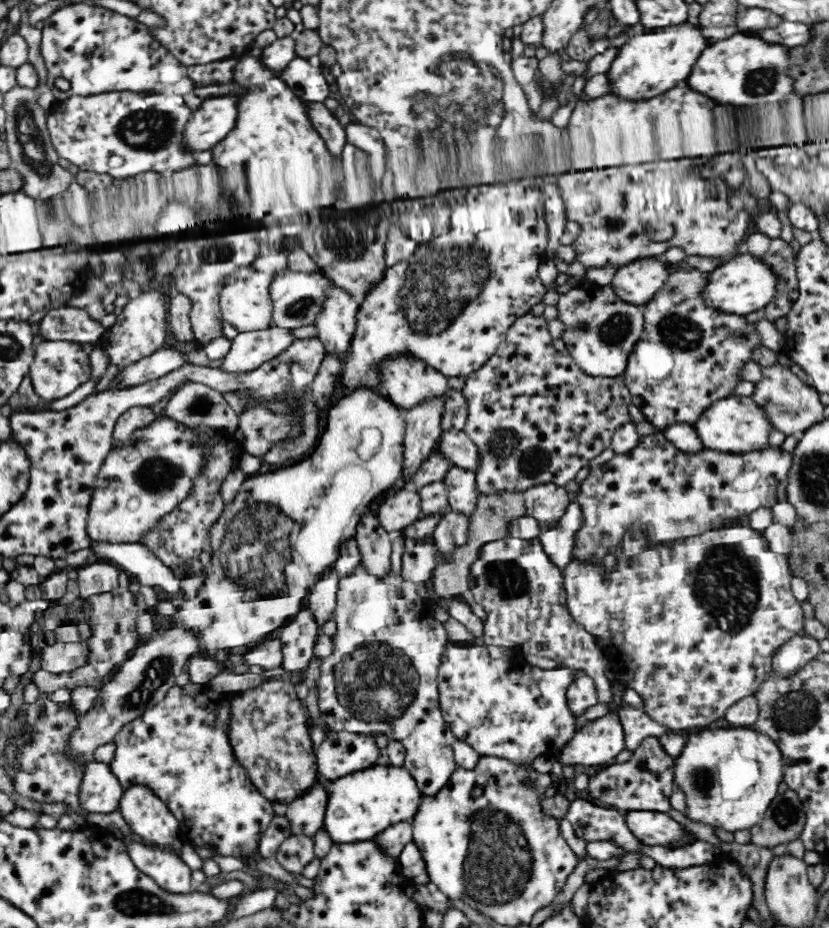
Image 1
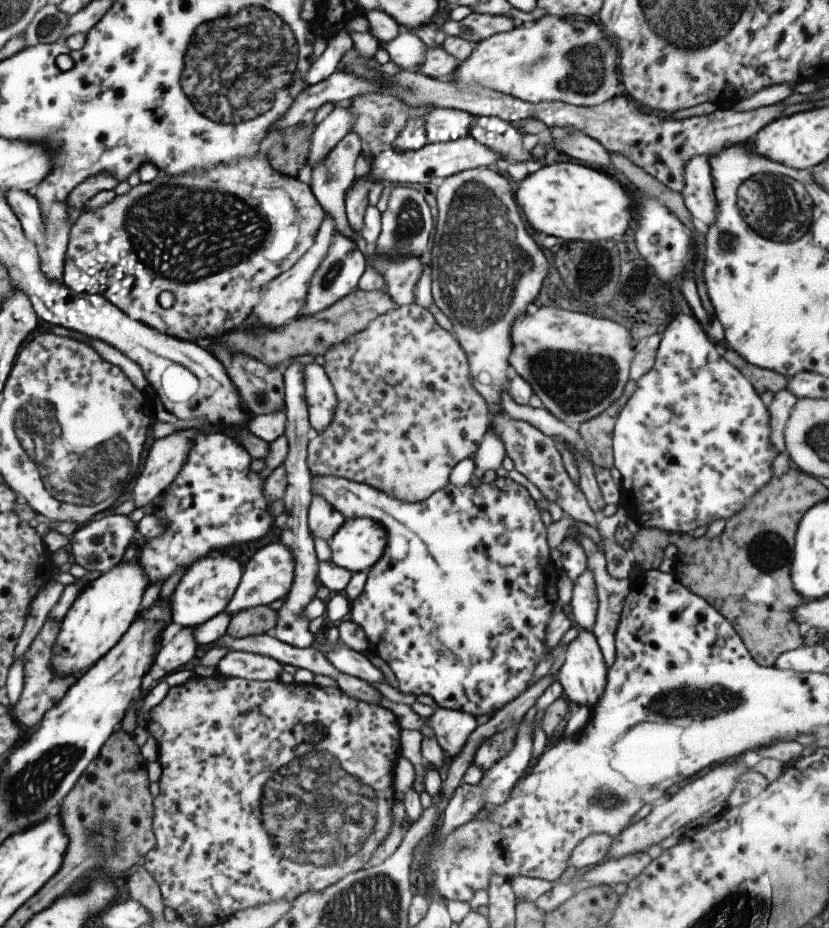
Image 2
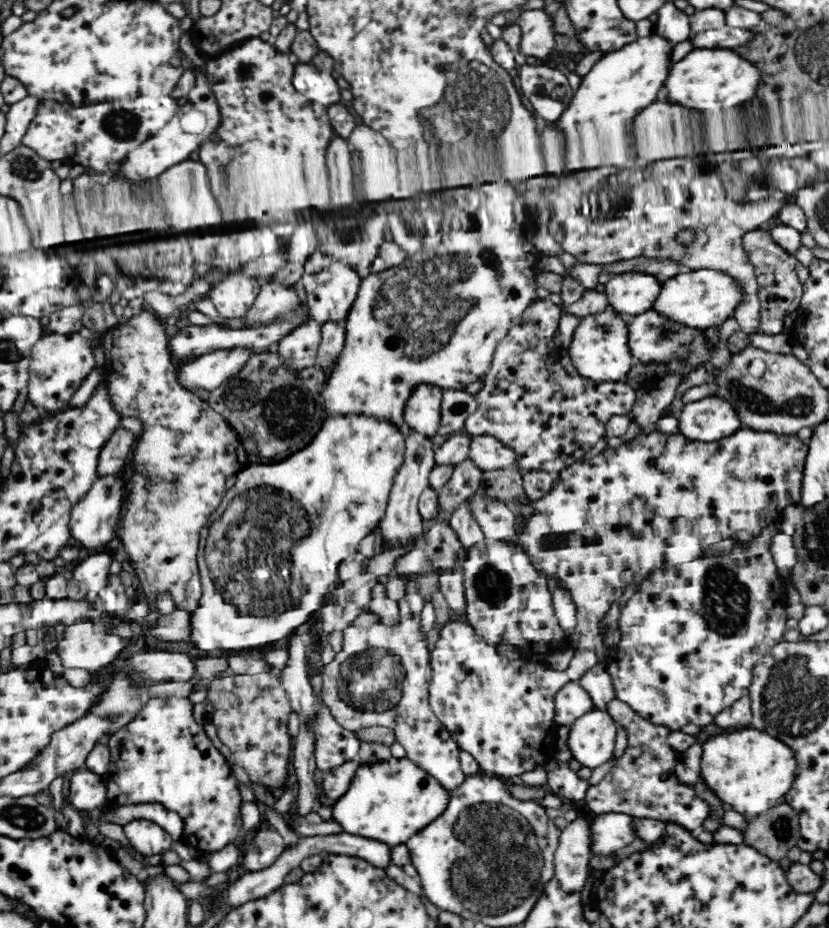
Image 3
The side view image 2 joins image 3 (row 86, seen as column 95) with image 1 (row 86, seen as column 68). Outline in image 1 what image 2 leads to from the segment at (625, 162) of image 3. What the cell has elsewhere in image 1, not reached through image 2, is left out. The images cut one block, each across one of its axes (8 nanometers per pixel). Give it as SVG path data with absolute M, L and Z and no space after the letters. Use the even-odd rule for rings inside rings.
M686 21L678 26L662 27L661 29L645 31L642 34L634 35L632 38L618 48L618 52L612 60L608 70L605 72L610 86L608 86L608 93L616 95L628 101L643 101L661 95L664 91L674 88L678 84L683 84L696 62L696 58L708 42L702 37L702 32L696 27L692 26L690 22Z

